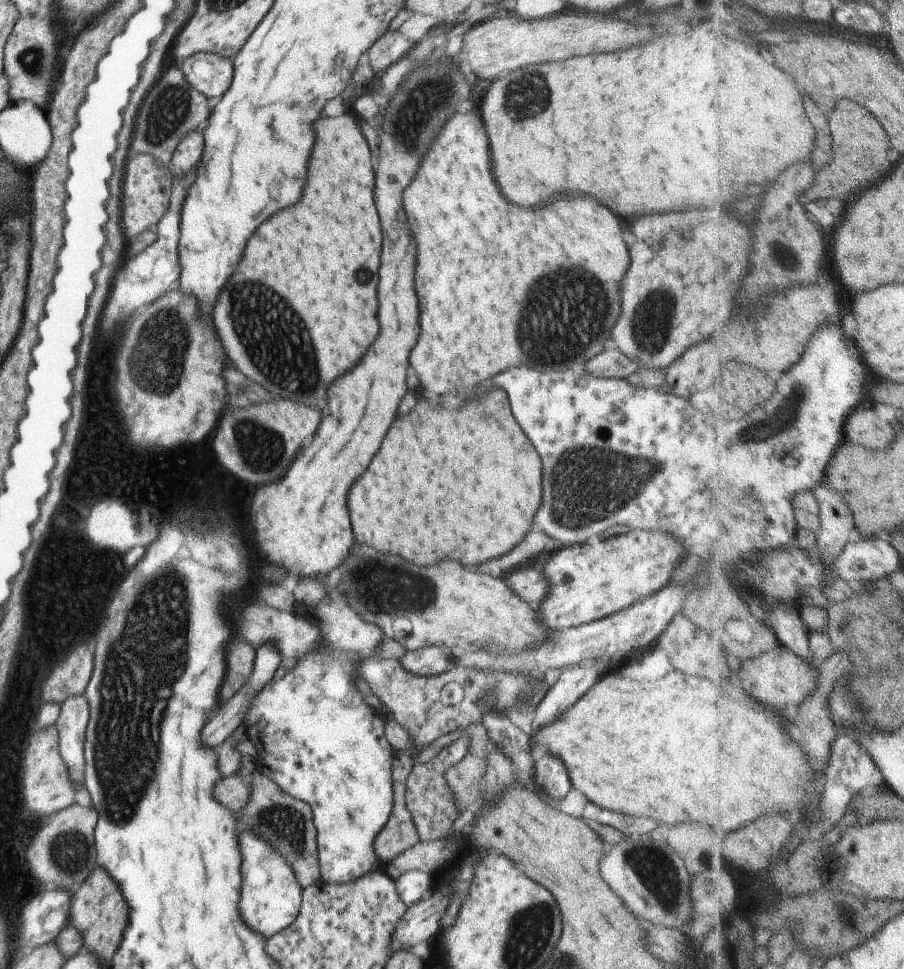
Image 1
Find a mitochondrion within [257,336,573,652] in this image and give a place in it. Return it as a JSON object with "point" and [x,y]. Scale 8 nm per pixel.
{"point":[401,590]}

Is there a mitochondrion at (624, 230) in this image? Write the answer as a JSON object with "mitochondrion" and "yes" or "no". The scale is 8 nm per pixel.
{"mitochondrion":"no"}

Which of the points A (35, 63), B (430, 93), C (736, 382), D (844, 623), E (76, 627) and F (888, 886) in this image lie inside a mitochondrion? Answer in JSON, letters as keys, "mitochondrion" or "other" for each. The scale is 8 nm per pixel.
{"A":"mitochondrion","B":"mitochondrion","C":"other","D":"mitochondrion","E":"other","F":"other"}

